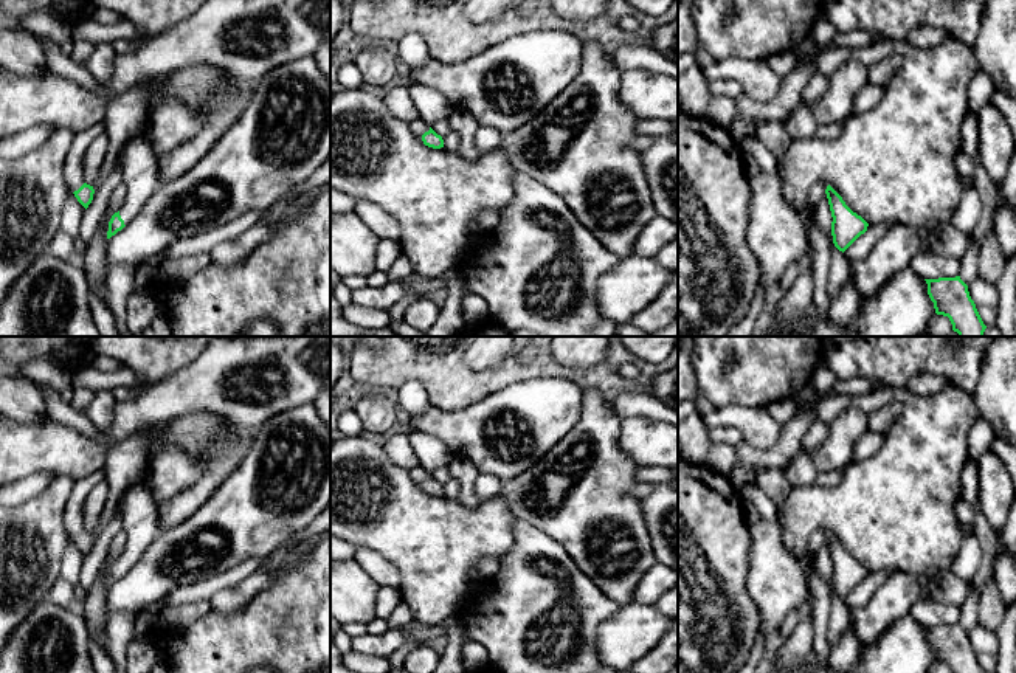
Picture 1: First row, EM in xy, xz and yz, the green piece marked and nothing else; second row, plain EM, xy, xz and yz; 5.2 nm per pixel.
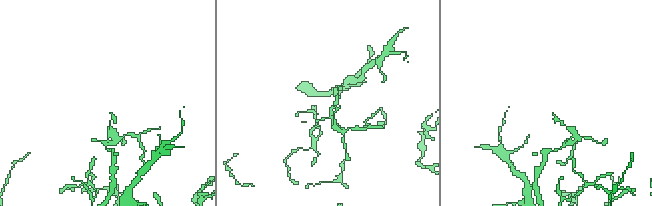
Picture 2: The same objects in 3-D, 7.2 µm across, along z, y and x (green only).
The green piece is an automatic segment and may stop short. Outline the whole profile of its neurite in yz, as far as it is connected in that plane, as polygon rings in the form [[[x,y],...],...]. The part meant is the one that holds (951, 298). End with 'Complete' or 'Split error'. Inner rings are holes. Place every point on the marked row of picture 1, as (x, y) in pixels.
[[[960,276],[924,281],[935,313],[948,316],[959,336],[983,336],[987,326]]]. Complete

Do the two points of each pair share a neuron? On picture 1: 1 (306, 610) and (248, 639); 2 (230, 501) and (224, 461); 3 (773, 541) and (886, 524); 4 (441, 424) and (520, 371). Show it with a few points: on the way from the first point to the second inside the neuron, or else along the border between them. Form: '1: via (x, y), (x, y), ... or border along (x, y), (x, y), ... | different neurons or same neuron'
1: via (292, 624), (262, 633) | same neuron
2: border along (248, 447), (236, 469), (203, 504) | different neurons
3: border along (777, 518), (782, 528), (782, 541), (798, 559) | different neurons
4: border along (504, 386), (464, 407), (436, 408) | different neurons

